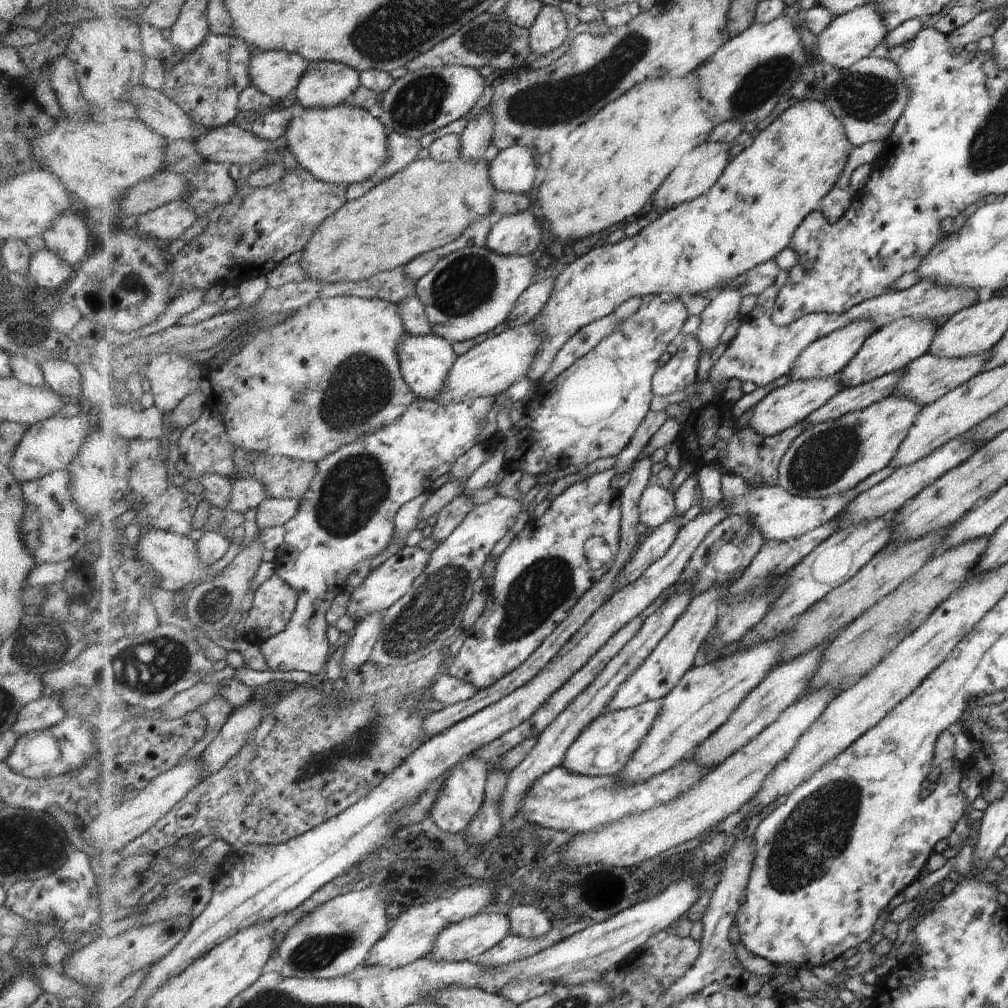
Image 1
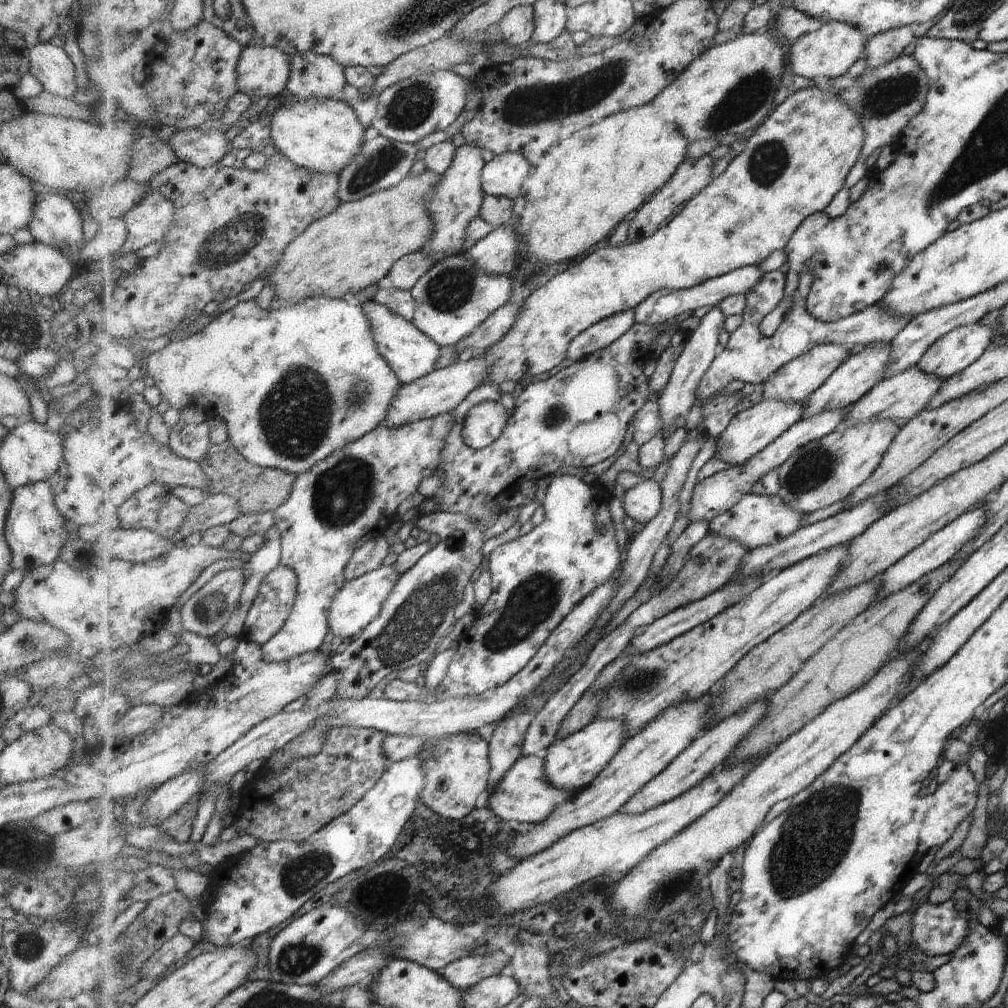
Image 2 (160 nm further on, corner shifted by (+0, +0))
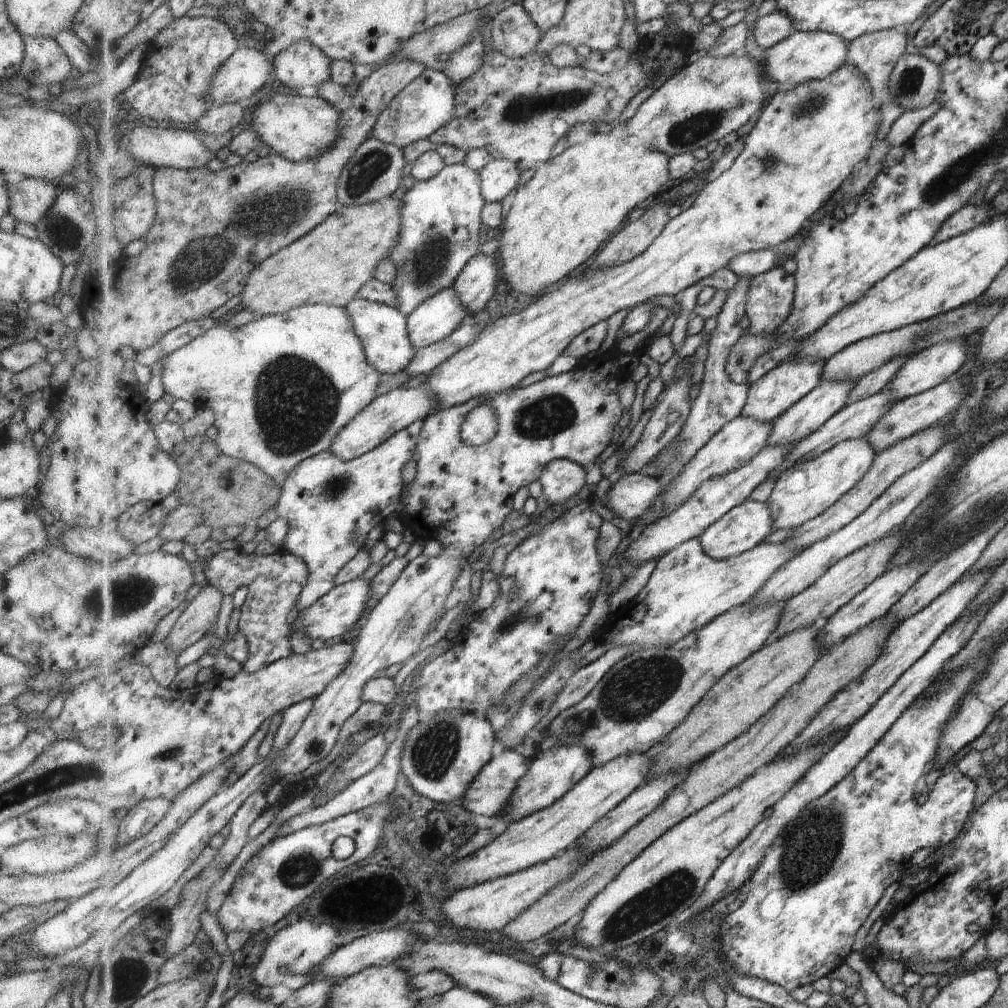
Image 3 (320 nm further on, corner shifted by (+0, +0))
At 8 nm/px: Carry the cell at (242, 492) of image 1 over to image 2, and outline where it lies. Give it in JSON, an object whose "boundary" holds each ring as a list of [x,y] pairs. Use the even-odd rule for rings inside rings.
{"boundary":[[[223,493],[207,496],[202,503],[190,508],[177,533],[185,538],[193,532],[202,533],[207,528],[229,524],[240,515],[242,513],[235,497]]]}

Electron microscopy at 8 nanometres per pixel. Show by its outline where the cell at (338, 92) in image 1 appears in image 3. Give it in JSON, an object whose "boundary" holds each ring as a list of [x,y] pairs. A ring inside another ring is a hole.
{"boundary":[[[297,41],[273,61],[275,78],[289,88],[316,88],[331,78],[332,58],[309,41]]]}

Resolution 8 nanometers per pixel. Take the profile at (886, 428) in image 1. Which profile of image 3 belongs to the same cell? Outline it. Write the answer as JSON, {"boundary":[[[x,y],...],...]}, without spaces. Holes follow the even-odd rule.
{"boundary":[[[865,436],[839,443],[823,455],[813,457],[810,461],[784,472],[766,502],[776,523],[775,530],[791,527],[795,529],[827,512],[828,508],[839,502],[864,479],[876,456],[875,449]]]}

